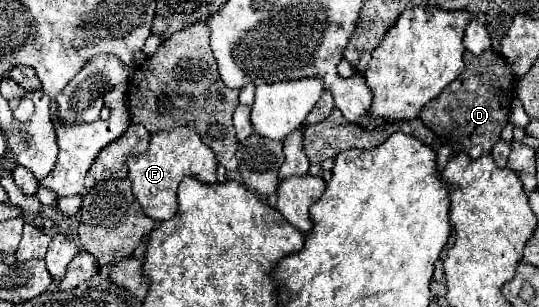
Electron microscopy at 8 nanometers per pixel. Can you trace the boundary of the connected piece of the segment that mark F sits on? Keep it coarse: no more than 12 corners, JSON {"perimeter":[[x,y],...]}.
{"perimeter":[[192,127],[152,135],[128,159],[142,211],[162,223],[184,177],[216,183],[216,157]]}

